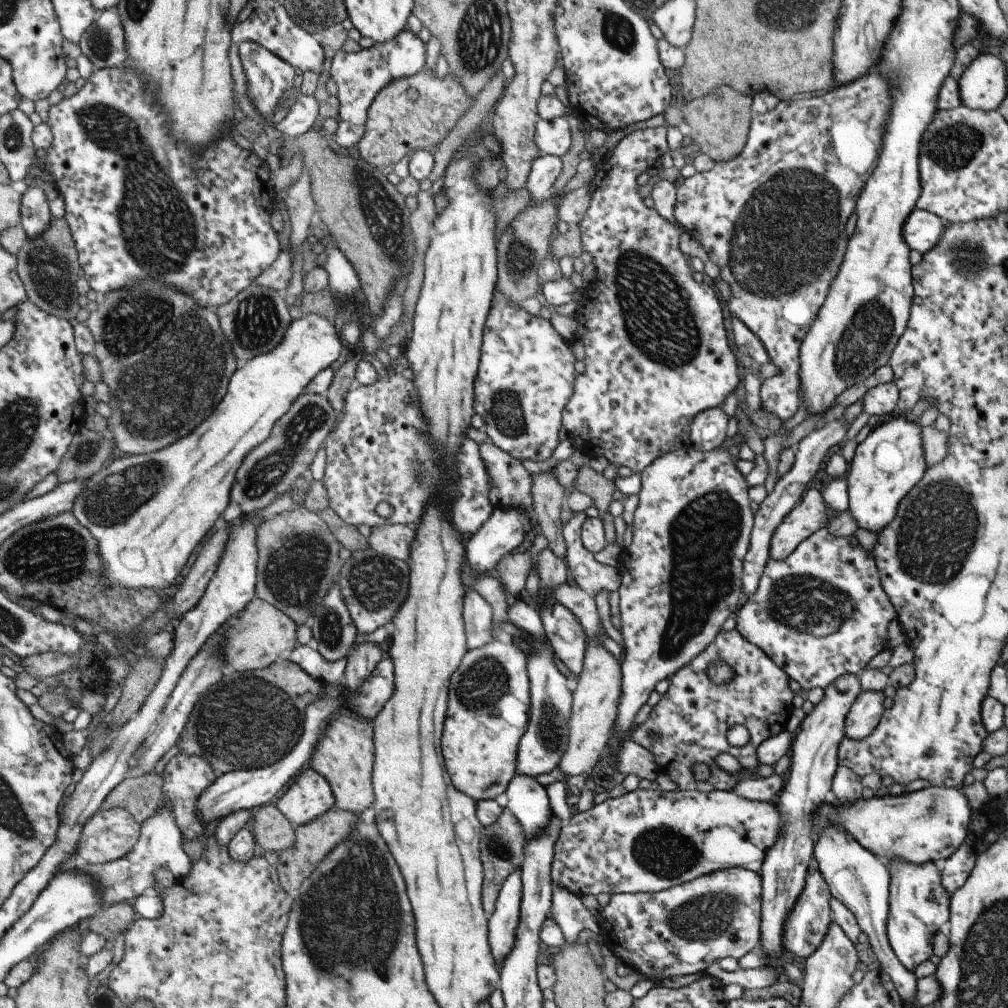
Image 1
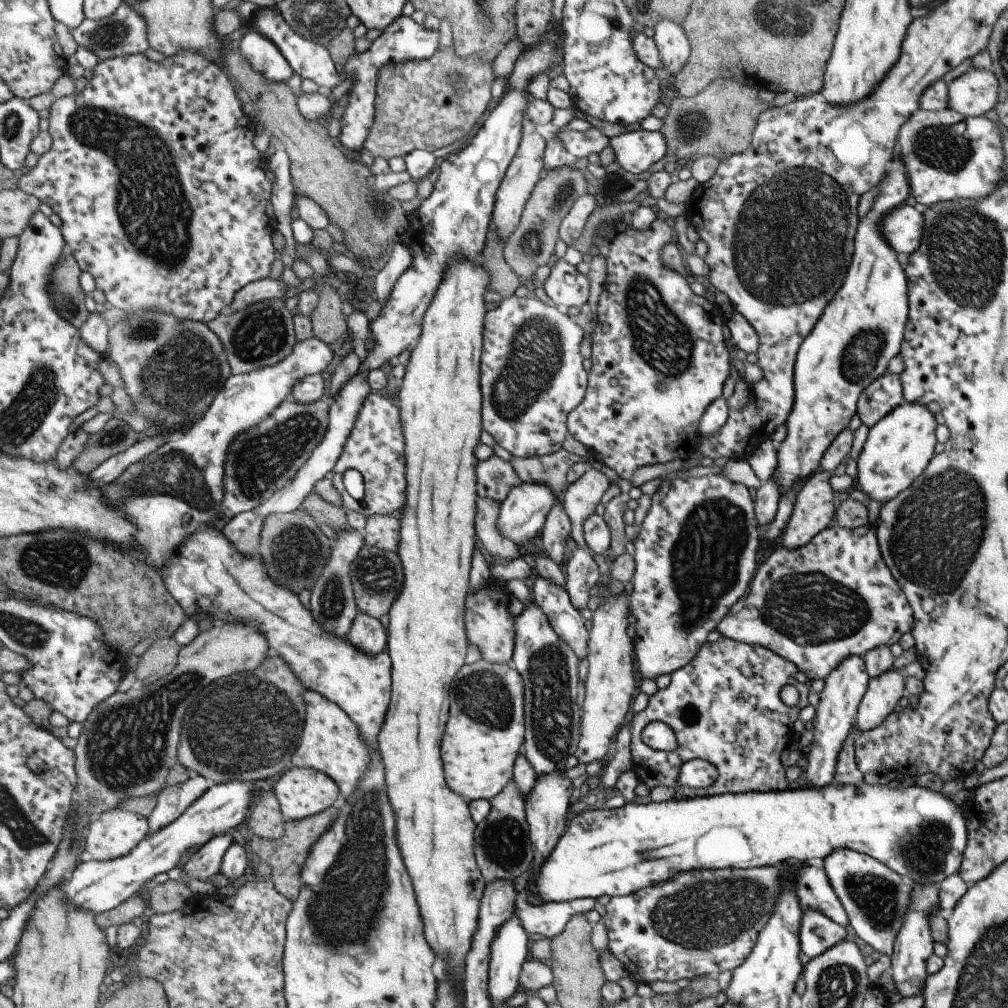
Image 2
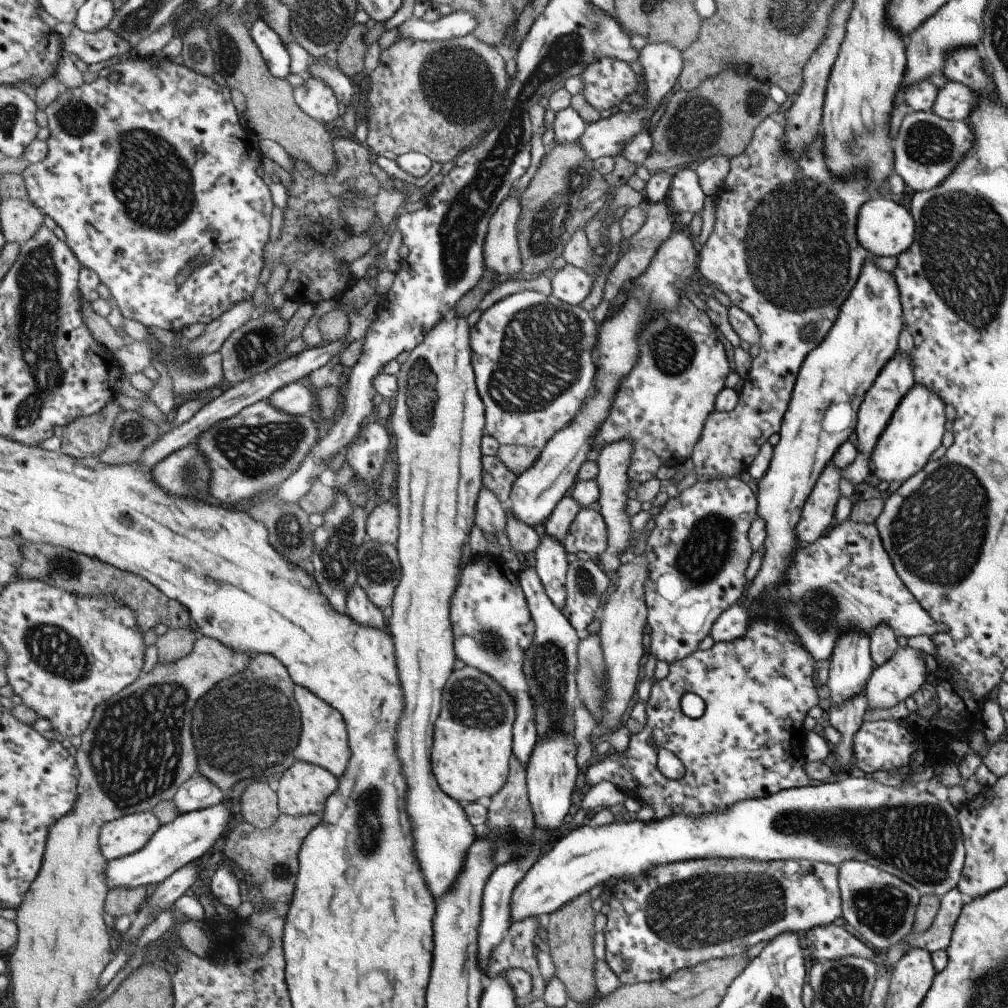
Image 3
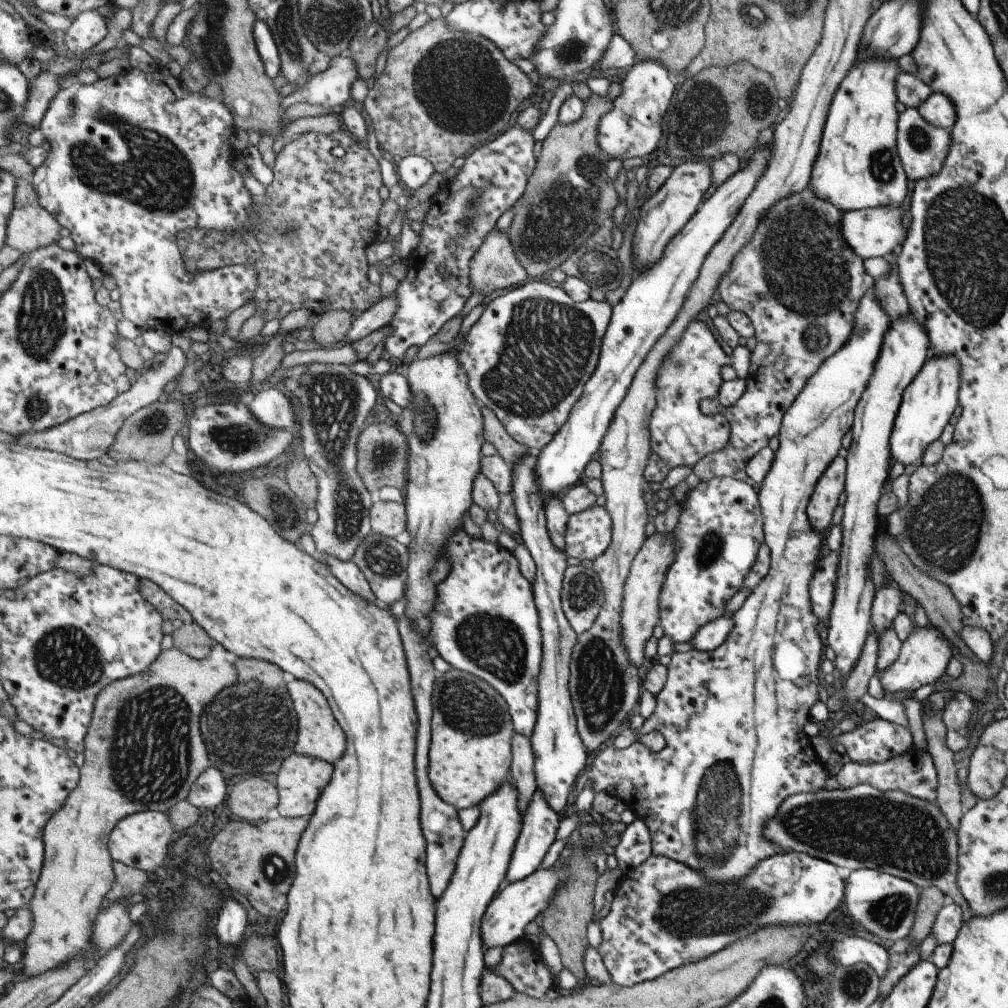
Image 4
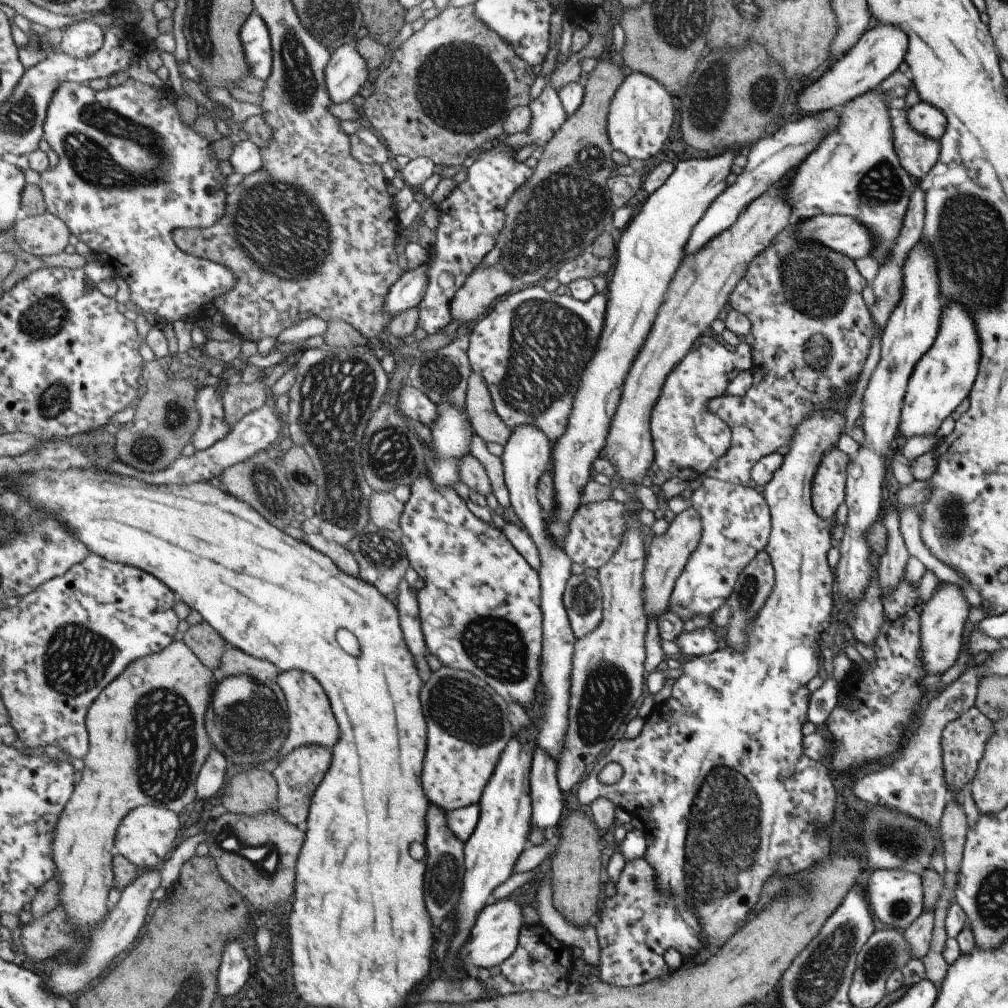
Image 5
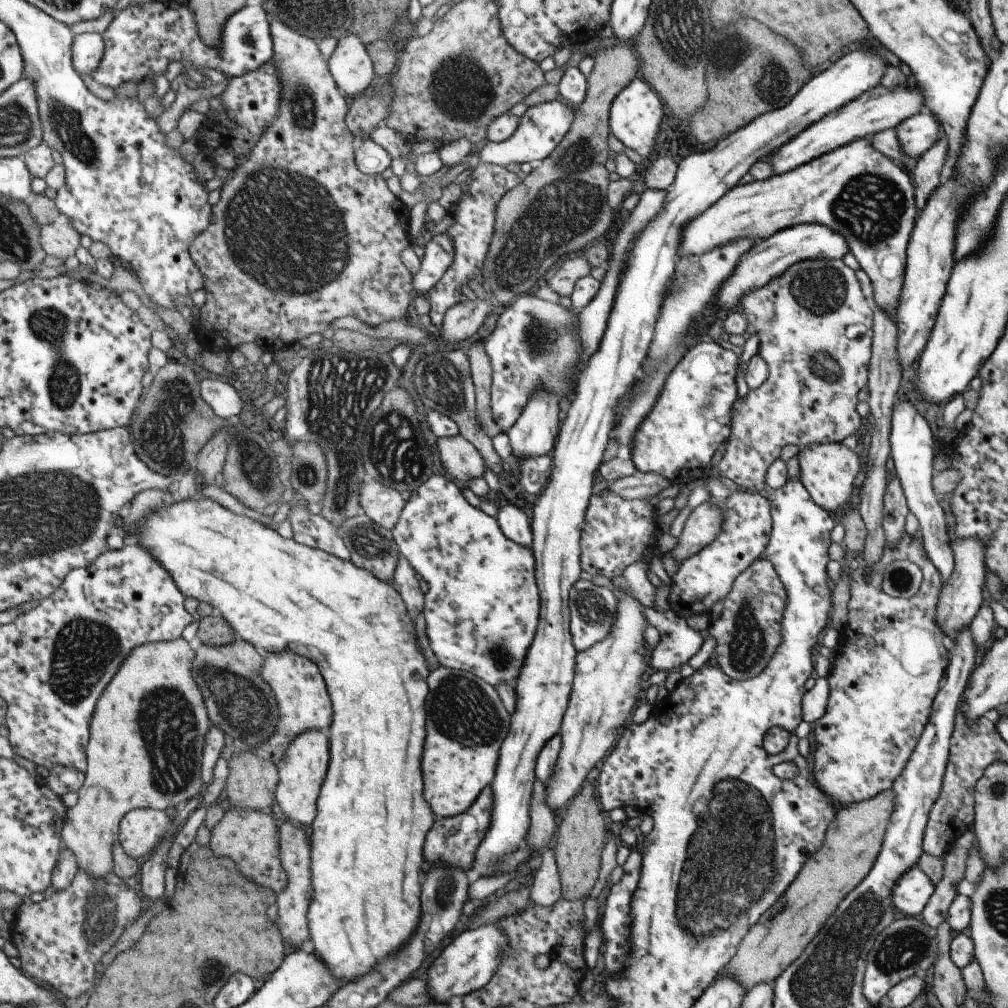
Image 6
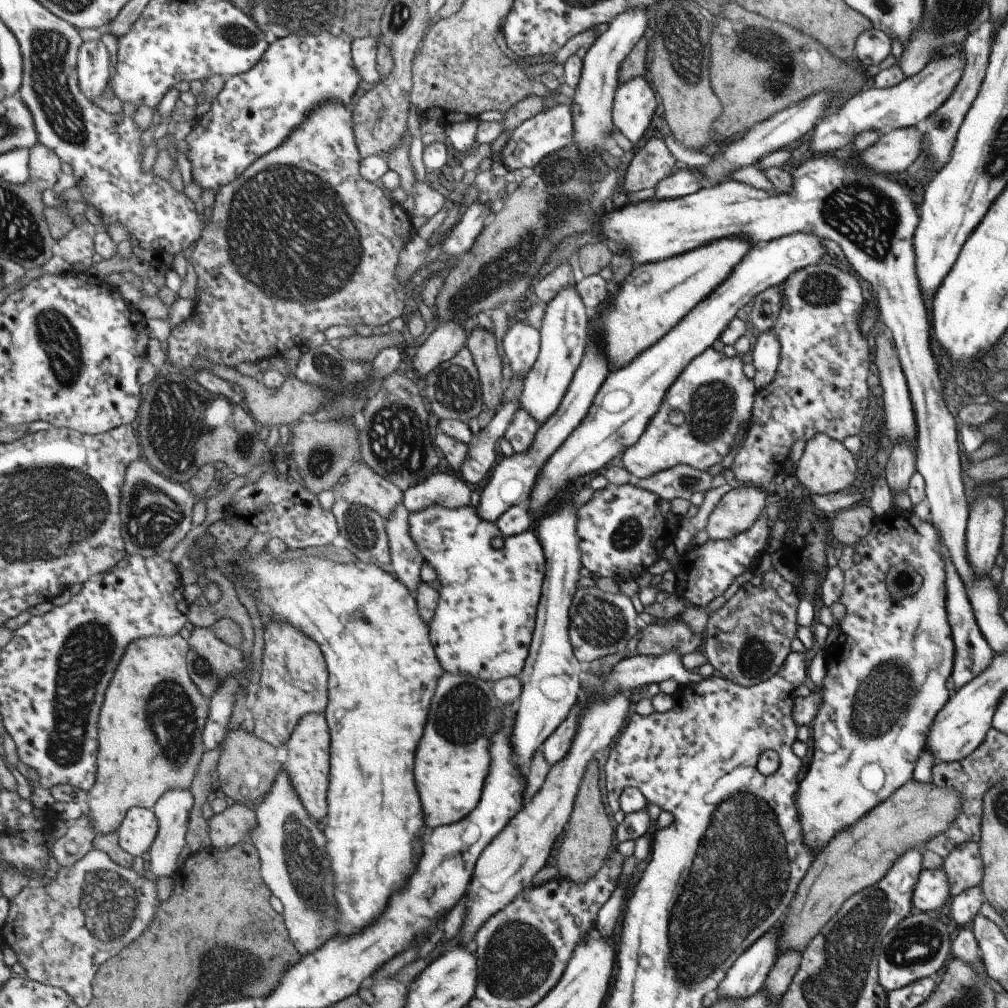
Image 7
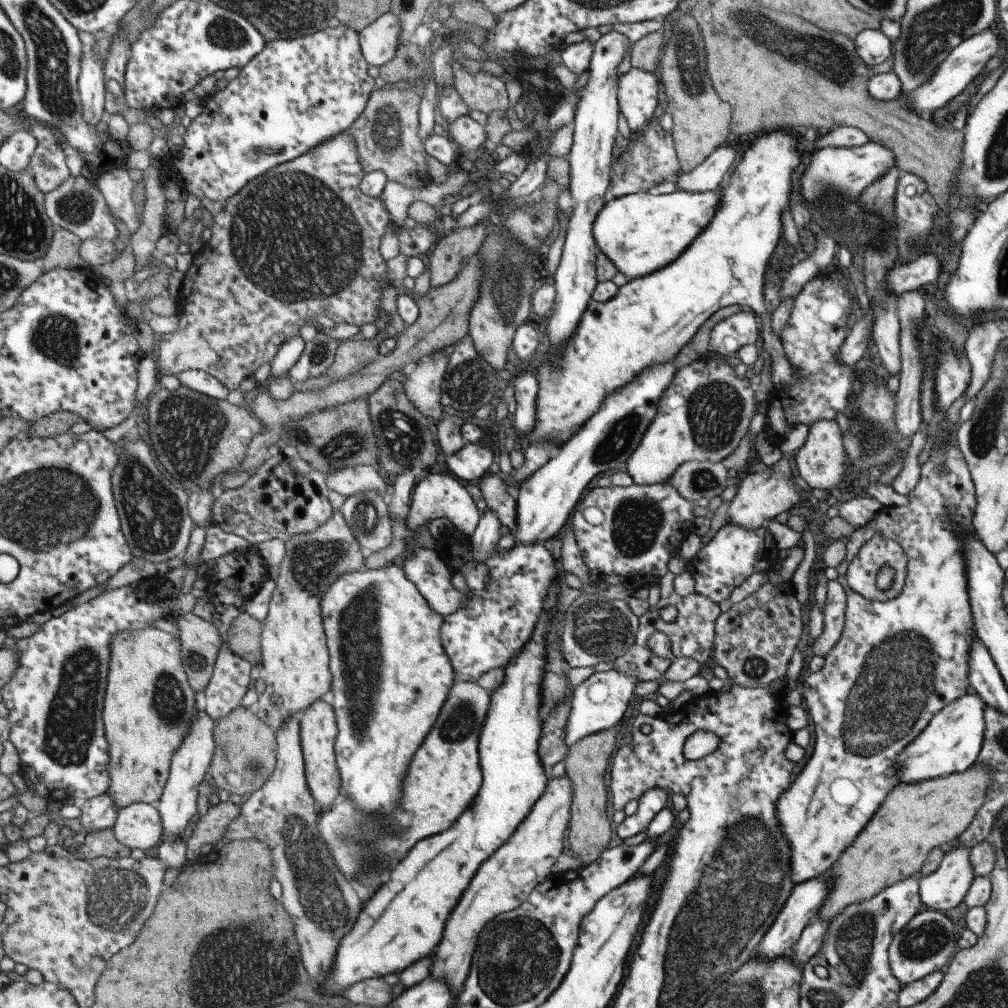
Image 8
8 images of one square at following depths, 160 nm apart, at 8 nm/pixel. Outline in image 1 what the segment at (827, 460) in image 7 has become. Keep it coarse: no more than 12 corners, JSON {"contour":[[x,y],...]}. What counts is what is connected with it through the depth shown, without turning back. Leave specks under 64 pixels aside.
{"contour":[[813,483],[783,517],[768,555],[783,560],[828,523],[819,486]]}

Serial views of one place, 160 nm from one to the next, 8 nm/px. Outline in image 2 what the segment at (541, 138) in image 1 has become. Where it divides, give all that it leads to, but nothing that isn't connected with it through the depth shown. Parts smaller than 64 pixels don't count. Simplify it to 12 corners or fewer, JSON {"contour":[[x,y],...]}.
{"contour":[[599,128],[555,133],[570,158],[600,155],[610,139]]}

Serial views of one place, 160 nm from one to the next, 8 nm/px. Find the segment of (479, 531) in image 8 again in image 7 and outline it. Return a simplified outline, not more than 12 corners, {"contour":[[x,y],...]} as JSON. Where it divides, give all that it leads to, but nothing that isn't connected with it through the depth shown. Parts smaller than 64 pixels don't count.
{"contour":[[597,342],[559,410],[526,453],[505,457],[480,488],[478,514],[496,524],[532,498],[544,466],[593,407],[609,365]]}

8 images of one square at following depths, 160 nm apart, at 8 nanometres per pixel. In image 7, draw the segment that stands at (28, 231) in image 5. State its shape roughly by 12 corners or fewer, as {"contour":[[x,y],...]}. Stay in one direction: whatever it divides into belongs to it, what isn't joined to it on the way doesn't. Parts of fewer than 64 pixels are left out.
{"contour":[[74,227],[56,253],[71,264],[93,258],[95,242]]}

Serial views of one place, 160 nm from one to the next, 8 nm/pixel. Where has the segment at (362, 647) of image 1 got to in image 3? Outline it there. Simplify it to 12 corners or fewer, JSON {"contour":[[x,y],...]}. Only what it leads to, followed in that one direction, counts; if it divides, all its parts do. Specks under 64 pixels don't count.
{"contour":[[358,582],[346,612],[364,625],[385,624],[383,609]]}

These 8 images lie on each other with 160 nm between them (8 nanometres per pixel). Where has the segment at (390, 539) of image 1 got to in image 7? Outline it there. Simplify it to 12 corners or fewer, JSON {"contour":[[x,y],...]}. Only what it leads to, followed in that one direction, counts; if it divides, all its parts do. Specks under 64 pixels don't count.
{"contour":[[365,463],[335,491],[385,521],[404,491]]}

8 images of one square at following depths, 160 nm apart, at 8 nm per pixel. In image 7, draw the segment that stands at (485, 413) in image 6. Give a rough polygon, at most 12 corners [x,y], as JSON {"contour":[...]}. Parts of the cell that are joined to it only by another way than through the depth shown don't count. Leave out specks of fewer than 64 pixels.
{"contour":[[475,326],[474,356],[486,408],[503,403],[503,358],[493,330]]}

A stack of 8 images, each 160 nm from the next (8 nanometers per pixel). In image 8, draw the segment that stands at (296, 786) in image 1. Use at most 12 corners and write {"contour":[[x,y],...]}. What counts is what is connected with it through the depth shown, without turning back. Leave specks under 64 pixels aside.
{"contour":[[330,699],[300,721],[306,777],[319,810],[341,790]]}

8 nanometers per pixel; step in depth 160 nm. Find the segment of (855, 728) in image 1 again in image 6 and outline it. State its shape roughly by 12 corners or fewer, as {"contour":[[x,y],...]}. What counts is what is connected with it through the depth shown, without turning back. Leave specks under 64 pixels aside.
{"contour":[[951,538],[933,622],[947,652],[982,602],[983,542]]}

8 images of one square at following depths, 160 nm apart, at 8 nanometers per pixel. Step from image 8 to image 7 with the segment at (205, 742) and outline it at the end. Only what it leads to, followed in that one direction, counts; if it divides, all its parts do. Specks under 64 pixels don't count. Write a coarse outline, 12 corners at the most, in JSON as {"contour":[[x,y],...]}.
{"contour":[[169,790],[155,804],[160,830],[146,861],[156,877],[175,874],[195,798]]}

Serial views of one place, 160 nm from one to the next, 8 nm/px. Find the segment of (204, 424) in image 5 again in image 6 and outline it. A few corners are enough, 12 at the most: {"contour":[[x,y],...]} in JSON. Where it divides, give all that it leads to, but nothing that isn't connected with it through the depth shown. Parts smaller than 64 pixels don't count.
{"contour":[[234,379],[200,382],[203,399],[219,418],[246,409]]}

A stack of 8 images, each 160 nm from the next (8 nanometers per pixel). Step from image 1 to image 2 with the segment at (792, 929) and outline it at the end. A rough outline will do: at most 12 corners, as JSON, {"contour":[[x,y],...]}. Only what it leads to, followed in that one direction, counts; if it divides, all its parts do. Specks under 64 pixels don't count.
{"contour":[[816,910],[802,912],[800,951],[812,959],[847,932]]}

